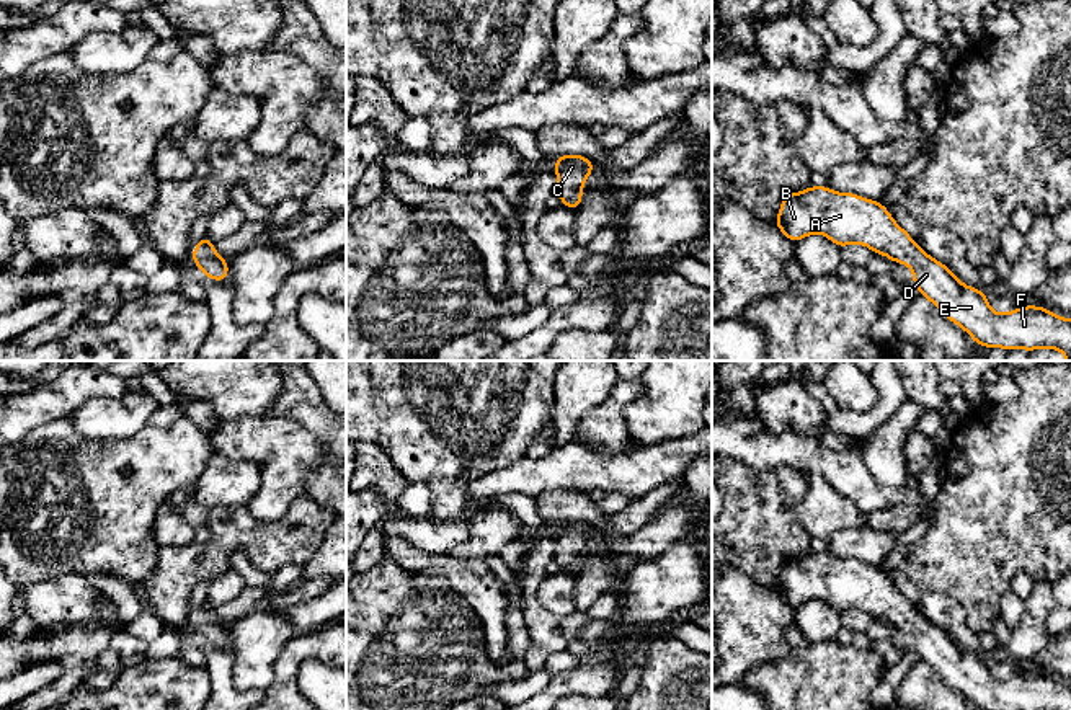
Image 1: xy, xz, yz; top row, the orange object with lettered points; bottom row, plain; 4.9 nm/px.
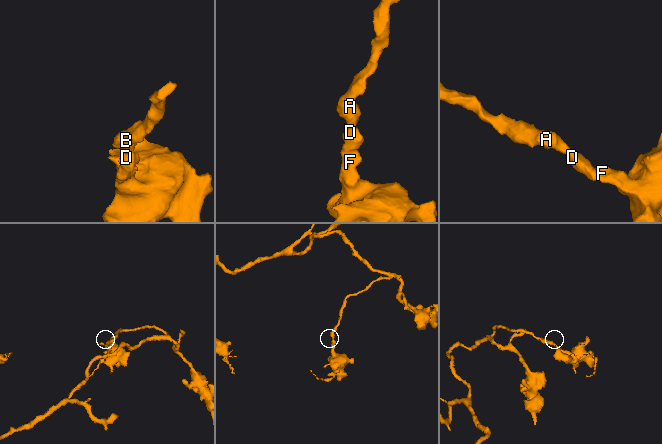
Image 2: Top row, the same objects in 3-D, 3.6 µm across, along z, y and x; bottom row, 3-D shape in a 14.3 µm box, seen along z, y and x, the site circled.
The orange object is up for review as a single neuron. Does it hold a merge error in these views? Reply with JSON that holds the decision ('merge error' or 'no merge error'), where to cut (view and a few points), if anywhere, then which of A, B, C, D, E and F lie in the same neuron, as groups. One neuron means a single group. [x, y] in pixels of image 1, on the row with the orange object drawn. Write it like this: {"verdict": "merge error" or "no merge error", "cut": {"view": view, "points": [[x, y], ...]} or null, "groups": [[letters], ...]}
{"verdict": "no merge error", "cut": null, "groups": [["A", "B", "C", "D", "E", "F"]]}

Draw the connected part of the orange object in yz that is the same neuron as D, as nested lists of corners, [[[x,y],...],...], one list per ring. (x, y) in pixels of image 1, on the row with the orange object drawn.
[[[808,186],[785,194],[774,225],[792,243],[821,233],[839,248],[859,243],[893,263],[908,264],[919,294],[978,346],[1029,353],[1048,348],[1071,361],[1071,318],[1056,317],[1038,305],[996,313],[983,291],[963,284],[944,263],[918,246],[880,201],[836,193],[829,186]]]

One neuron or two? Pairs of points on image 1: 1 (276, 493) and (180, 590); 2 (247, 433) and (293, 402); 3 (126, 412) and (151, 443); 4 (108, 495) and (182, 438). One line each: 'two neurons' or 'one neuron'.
1: two neurons
2: two neurons
3: two neurons
4: one neuron

